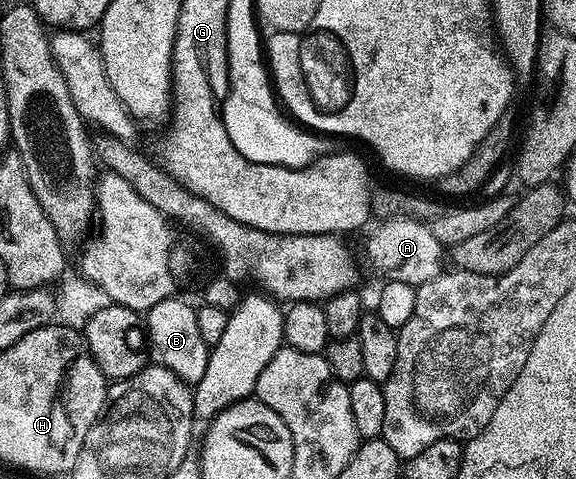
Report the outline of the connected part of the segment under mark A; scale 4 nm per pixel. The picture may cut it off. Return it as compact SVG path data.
M397 217L374 224L368 233L369 238L365 241L365 257L369 260L371 268L378 269L381 273L389 273L385 274L388 280L411 283L416 287L427 283L442 272L443 247L439 239L435 239L432 228L426 222Z

